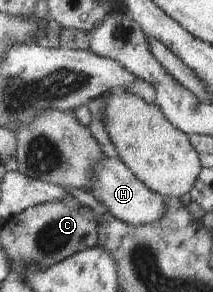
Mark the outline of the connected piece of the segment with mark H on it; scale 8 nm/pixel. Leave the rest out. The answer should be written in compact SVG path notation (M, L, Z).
M107 157L94 166L94 187L90 192L118 219L135 226L154 223L169 212L167 198L139 180L120 158Z

